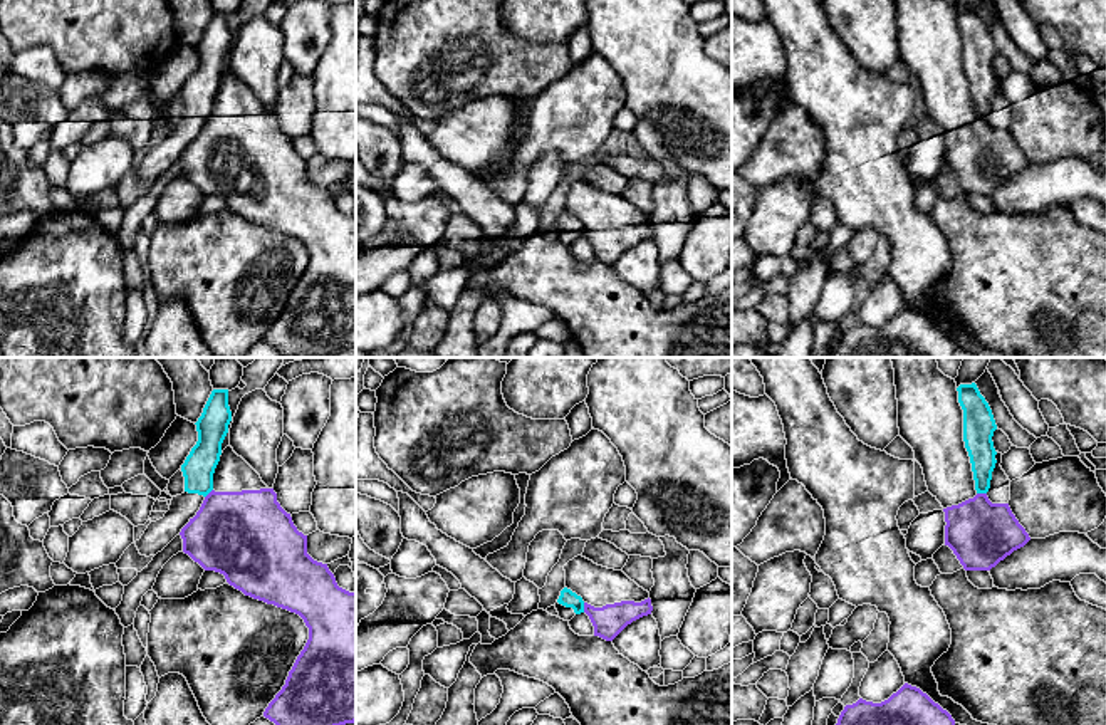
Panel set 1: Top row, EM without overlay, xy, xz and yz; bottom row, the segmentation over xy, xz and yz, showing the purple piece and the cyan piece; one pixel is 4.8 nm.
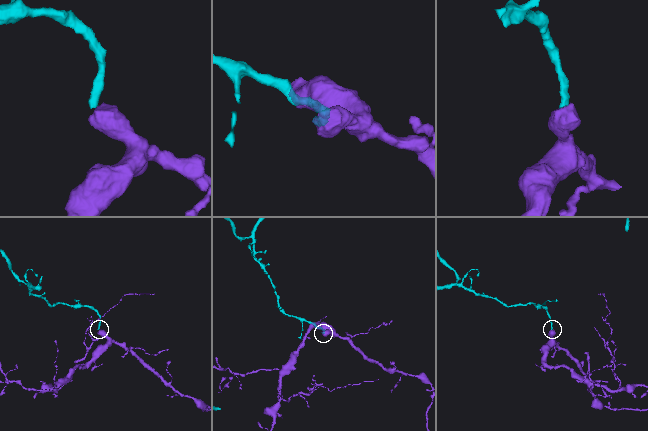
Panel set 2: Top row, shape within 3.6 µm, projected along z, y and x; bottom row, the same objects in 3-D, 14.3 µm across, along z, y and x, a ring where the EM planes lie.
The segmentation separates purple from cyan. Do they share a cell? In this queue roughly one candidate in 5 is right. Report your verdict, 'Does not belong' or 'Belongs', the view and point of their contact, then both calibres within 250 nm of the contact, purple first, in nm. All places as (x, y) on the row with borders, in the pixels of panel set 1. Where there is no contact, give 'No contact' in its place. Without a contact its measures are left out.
Does not belong. Touches purple at xz (584, 608). Thickness 150 nm (purple) against 80 nm

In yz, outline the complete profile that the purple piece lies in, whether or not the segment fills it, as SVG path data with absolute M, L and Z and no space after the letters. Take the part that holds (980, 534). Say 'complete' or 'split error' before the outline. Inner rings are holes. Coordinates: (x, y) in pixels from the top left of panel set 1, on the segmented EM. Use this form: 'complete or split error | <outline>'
split error | M936 357L889 359L900 436L913 448L928 492L943 507L945 545L965 571L990 571L1030 537L1009 503L992 503L975 490L955 379L938 369Z

